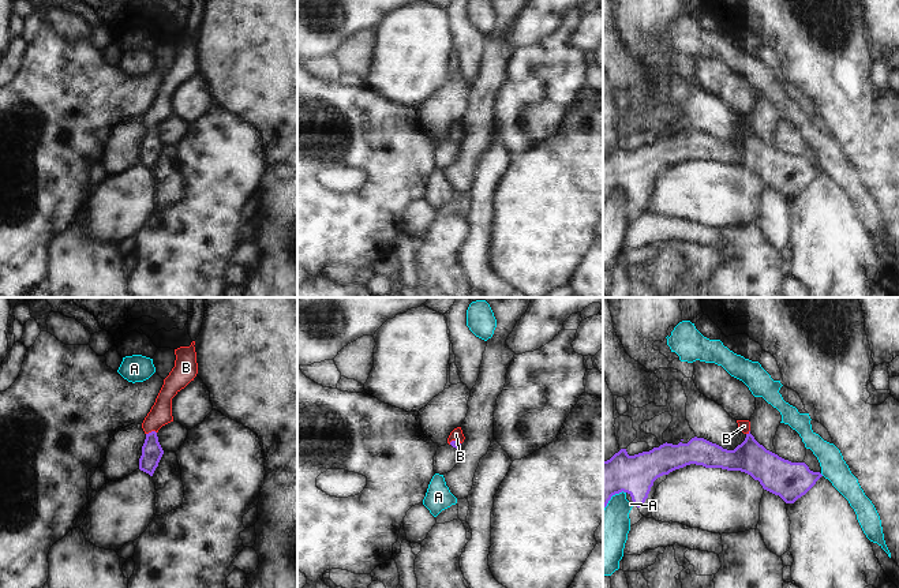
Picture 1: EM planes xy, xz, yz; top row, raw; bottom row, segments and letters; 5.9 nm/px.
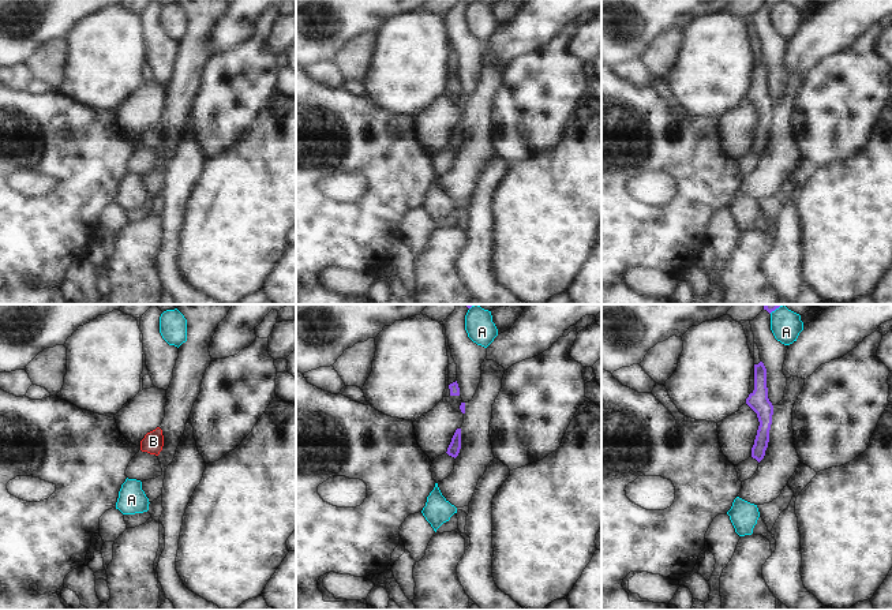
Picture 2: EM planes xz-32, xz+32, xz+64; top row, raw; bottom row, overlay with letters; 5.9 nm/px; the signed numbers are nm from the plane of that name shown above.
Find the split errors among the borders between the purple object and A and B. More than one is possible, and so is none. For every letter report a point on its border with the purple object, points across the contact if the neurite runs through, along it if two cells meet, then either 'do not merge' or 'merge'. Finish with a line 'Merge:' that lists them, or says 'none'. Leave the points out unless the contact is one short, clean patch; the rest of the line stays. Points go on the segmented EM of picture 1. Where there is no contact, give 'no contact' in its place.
A: contact yz (611, 495); do not merge
B: contact xy (152, 431); way xy (152, 452), (152, 431), (152, 423), (160, 414); merge
Merge: B

